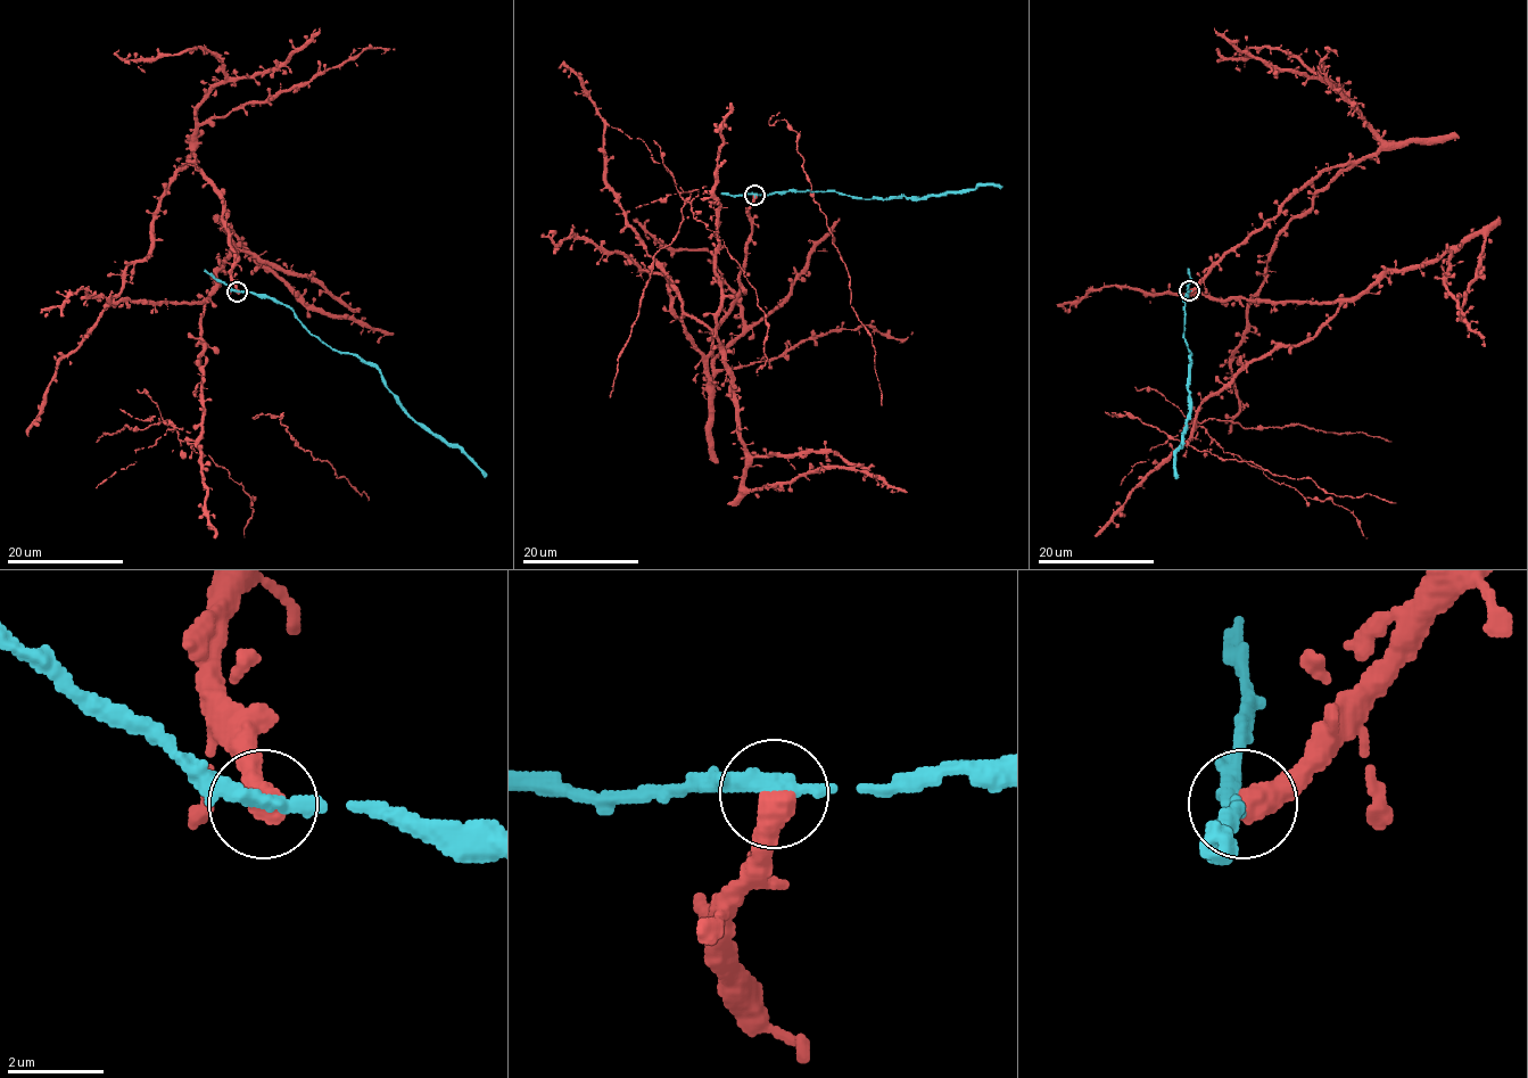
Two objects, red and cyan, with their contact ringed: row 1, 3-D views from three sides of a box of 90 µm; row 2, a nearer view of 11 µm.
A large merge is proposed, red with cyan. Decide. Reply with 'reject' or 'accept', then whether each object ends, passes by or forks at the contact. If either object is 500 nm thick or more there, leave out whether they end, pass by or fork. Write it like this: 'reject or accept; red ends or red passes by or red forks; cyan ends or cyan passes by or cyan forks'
reject

